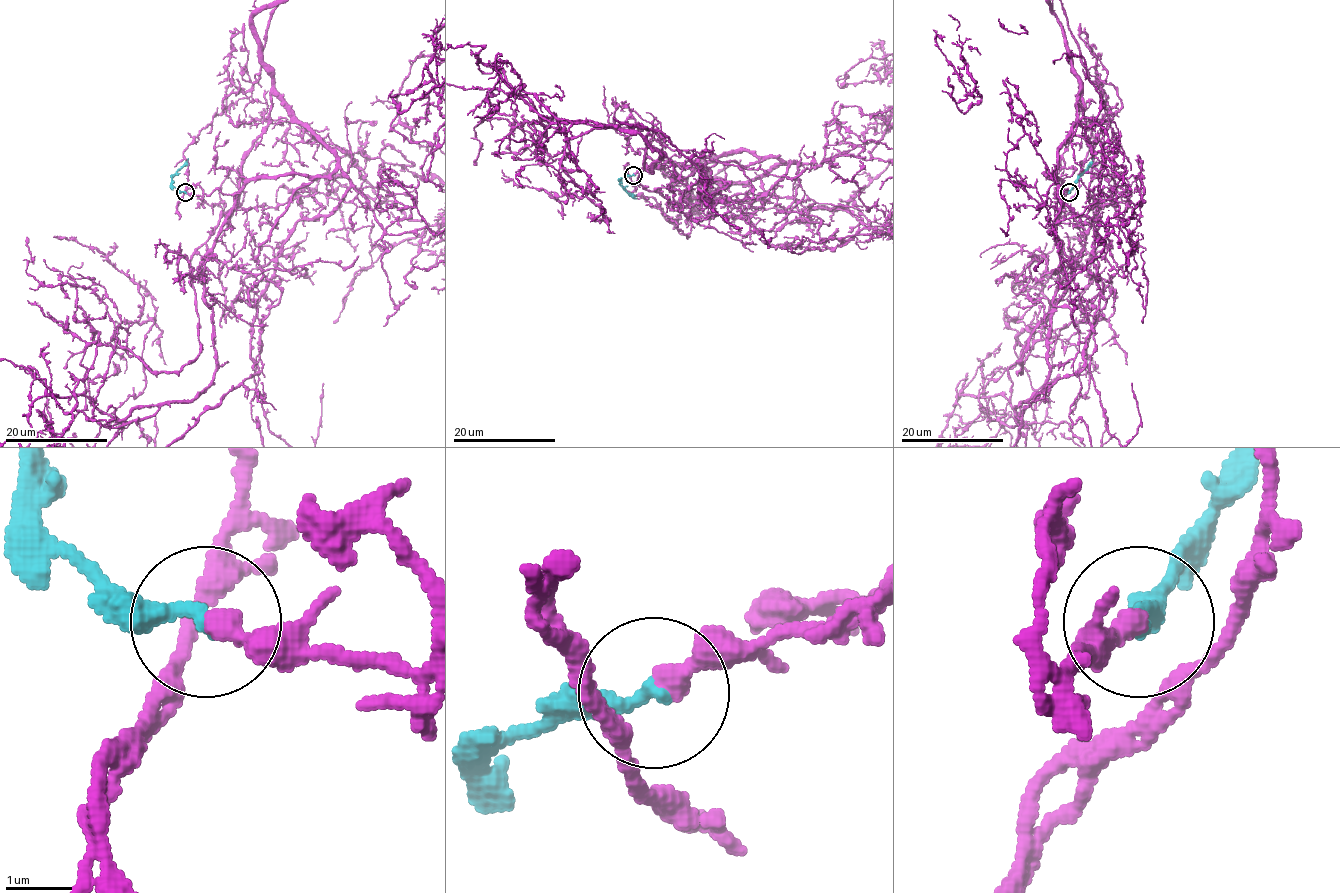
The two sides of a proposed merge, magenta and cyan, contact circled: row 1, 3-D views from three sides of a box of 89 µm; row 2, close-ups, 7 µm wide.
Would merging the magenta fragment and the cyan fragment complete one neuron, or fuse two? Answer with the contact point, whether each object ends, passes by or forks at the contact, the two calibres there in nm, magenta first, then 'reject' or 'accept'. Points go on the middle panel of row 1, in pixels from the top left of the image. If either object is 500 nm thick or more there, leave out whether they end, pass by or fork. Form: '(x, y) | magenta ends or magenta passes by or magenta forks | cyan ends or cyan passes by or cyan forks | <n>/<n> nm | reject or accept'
(633, 175) | magenta passes by | cyan ends | 240/280 nm | accept

